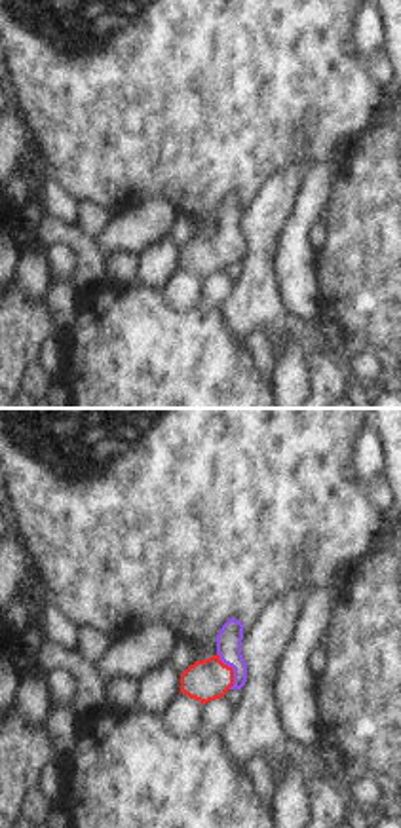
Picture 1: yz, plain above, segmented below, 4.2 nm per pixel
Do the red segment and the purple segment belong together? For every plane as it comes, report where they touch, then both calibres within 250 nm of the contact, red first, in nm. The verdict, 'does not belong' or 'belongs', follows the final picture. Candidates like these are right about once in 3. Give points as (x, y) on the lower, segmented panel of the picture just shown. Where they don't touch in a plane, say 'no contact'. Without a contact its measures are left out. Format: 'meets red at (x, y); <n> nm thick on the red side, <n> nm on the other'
meets red at (232, 669); 180 nm thick on the red side, 110 nm on the other

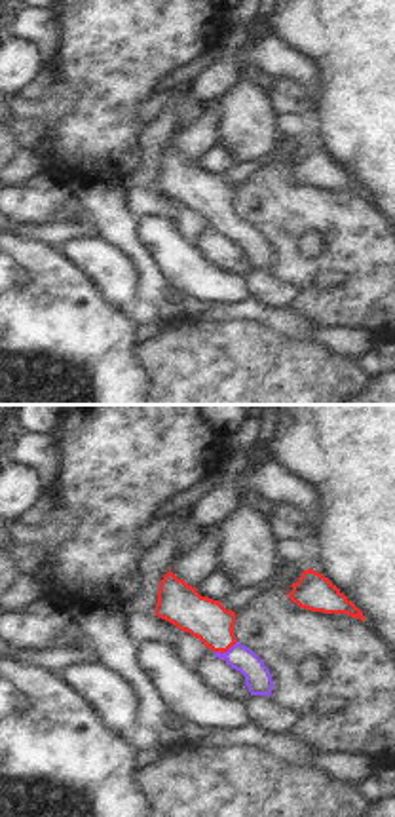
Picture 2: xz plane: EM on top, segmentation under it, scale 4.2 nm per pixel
meets red at (225, 650); 180 nm thick on the red side, 110 nm on the other

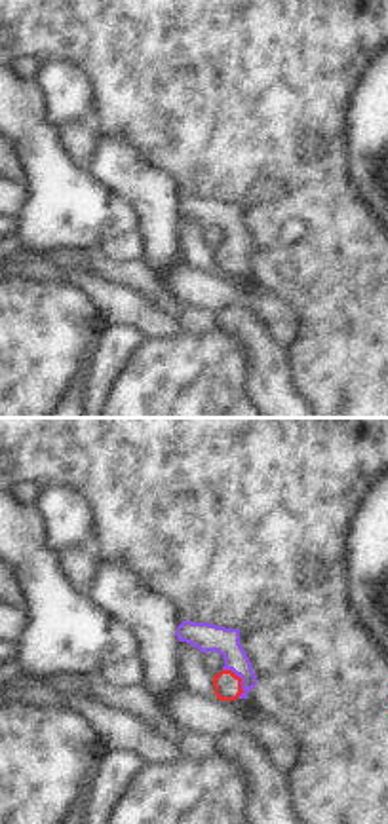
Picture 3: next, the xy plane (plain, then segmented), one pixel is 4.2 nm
meets red at (240, 680); 110 nm thick on the red side, 120 nm on the other

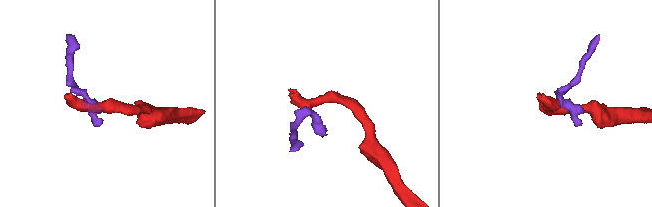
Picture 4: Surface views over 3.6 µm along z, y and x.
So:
belongs

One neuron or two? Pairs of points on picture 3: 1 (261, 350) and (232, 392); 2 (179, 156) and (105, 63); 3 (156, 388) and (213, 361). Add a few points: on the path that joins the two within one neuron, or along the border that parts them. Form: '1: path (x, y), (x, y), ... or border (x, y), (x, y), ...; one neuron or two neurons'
1: border (225, 331), (244, 350), (248, 397); two neurons
2: path (164, 135), (160, 131), (160, 118), (130, 88); one neuron
3: path (170, 388), (193, 382), (200, 374); one neuron

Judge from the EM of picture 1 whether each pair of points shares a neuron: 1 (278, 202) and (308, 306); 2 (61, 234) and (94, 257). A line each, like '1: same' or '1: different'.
1: different
2: same

